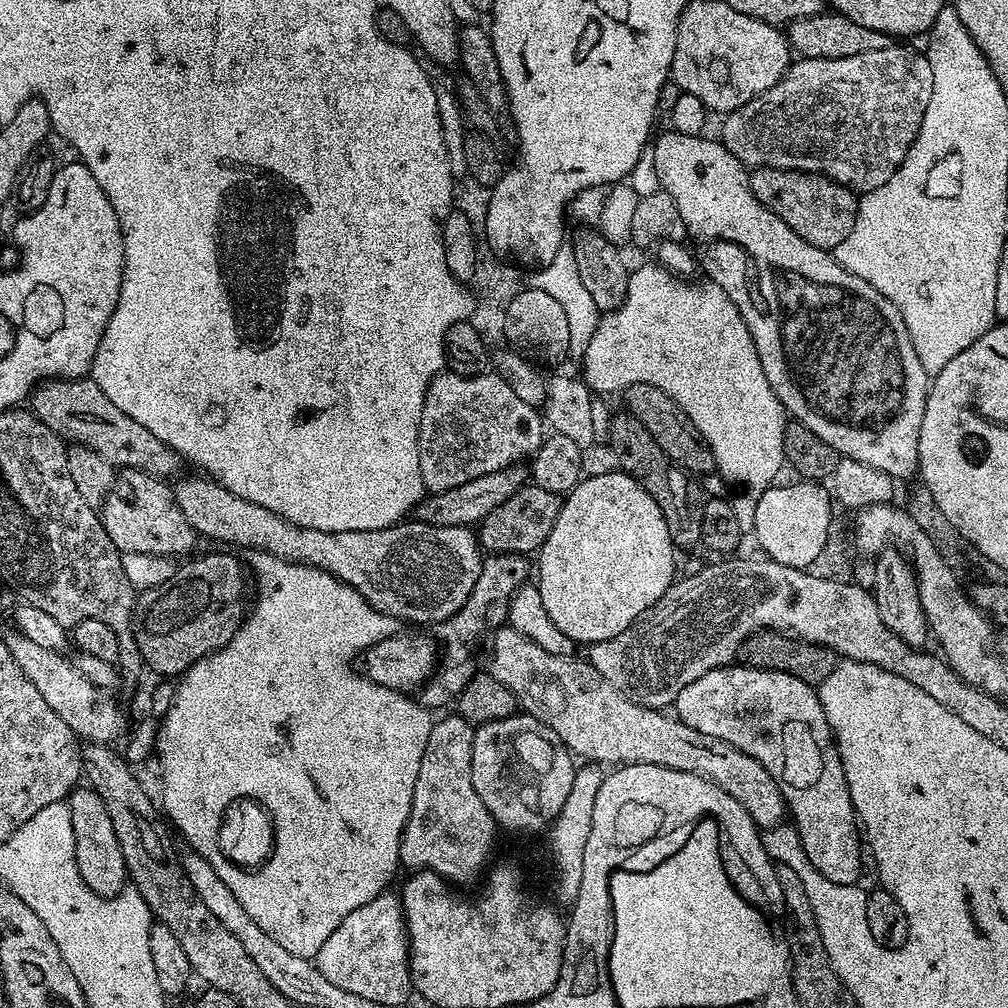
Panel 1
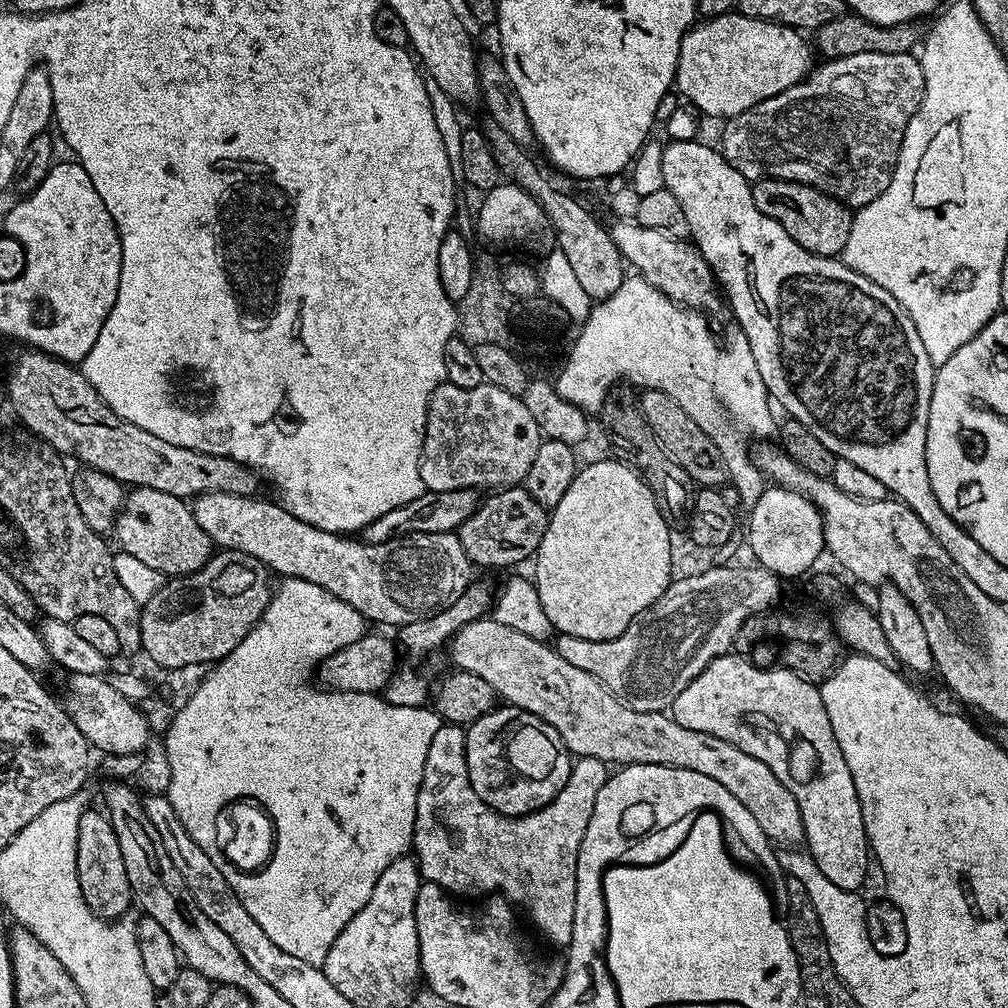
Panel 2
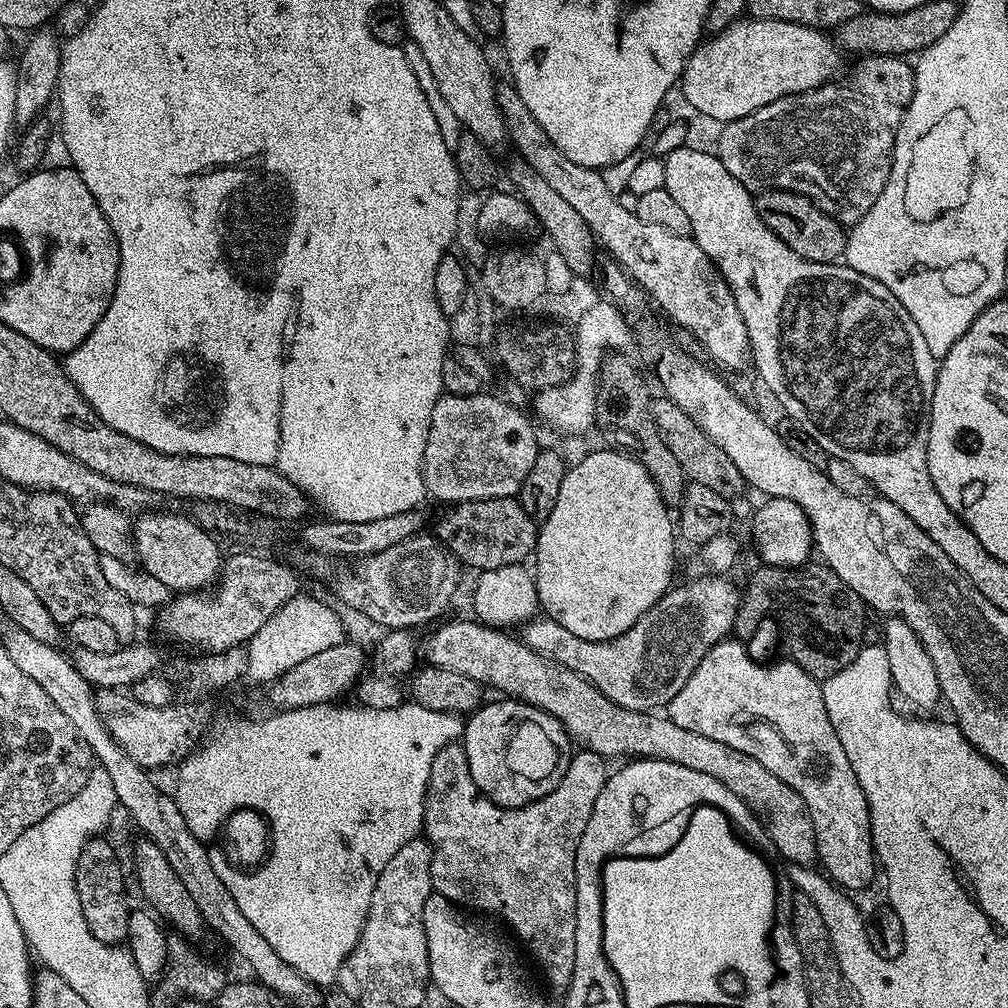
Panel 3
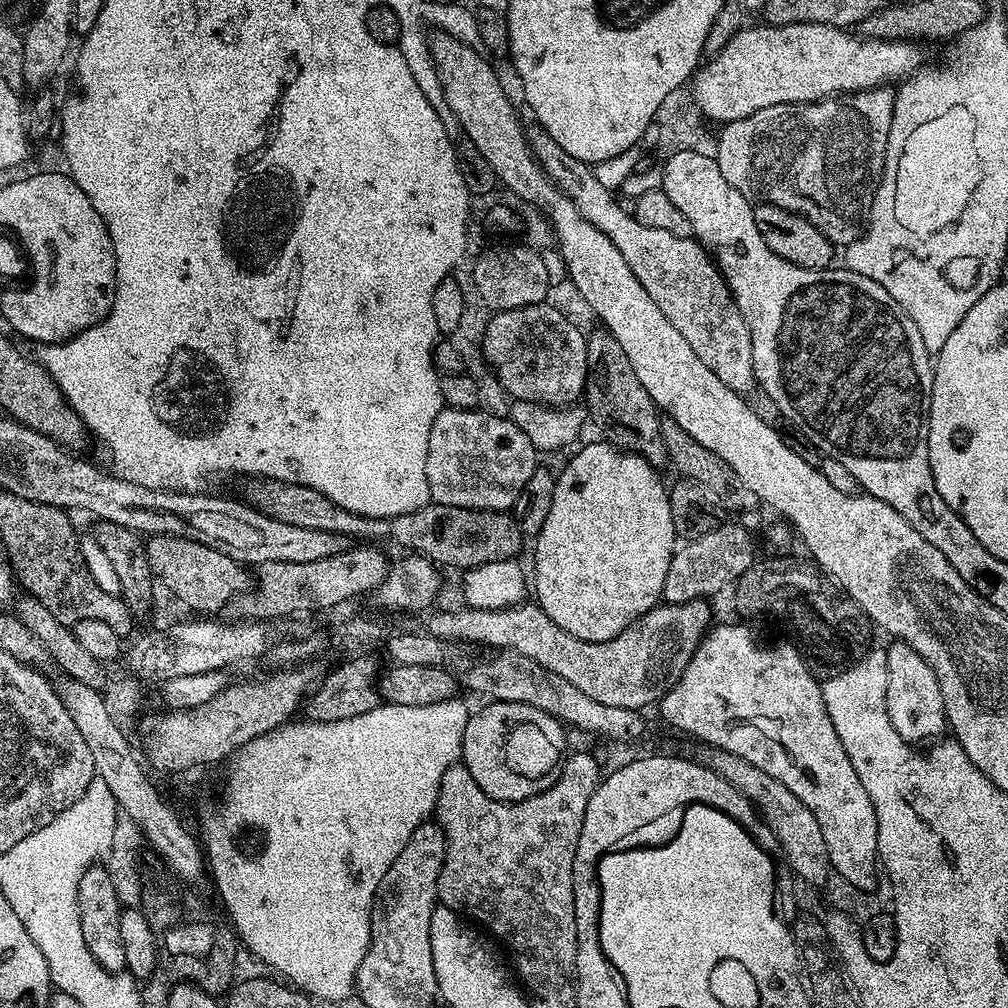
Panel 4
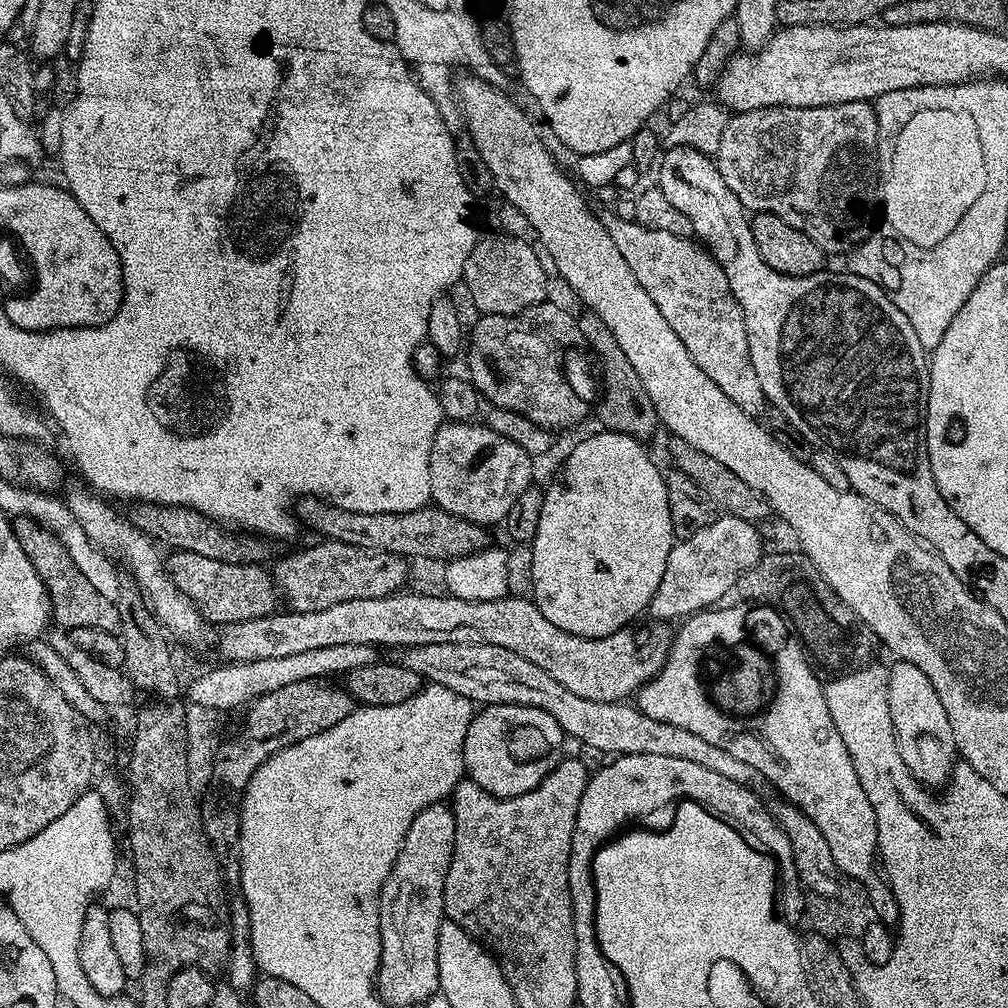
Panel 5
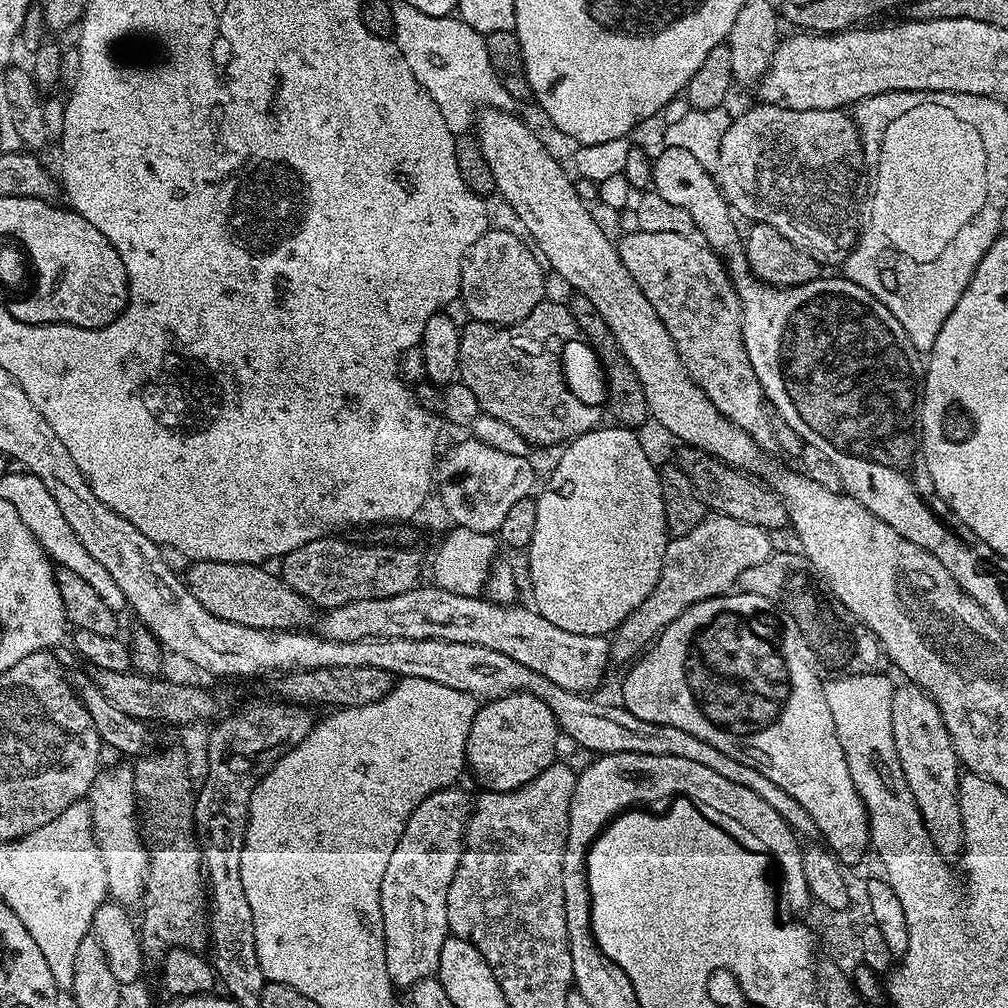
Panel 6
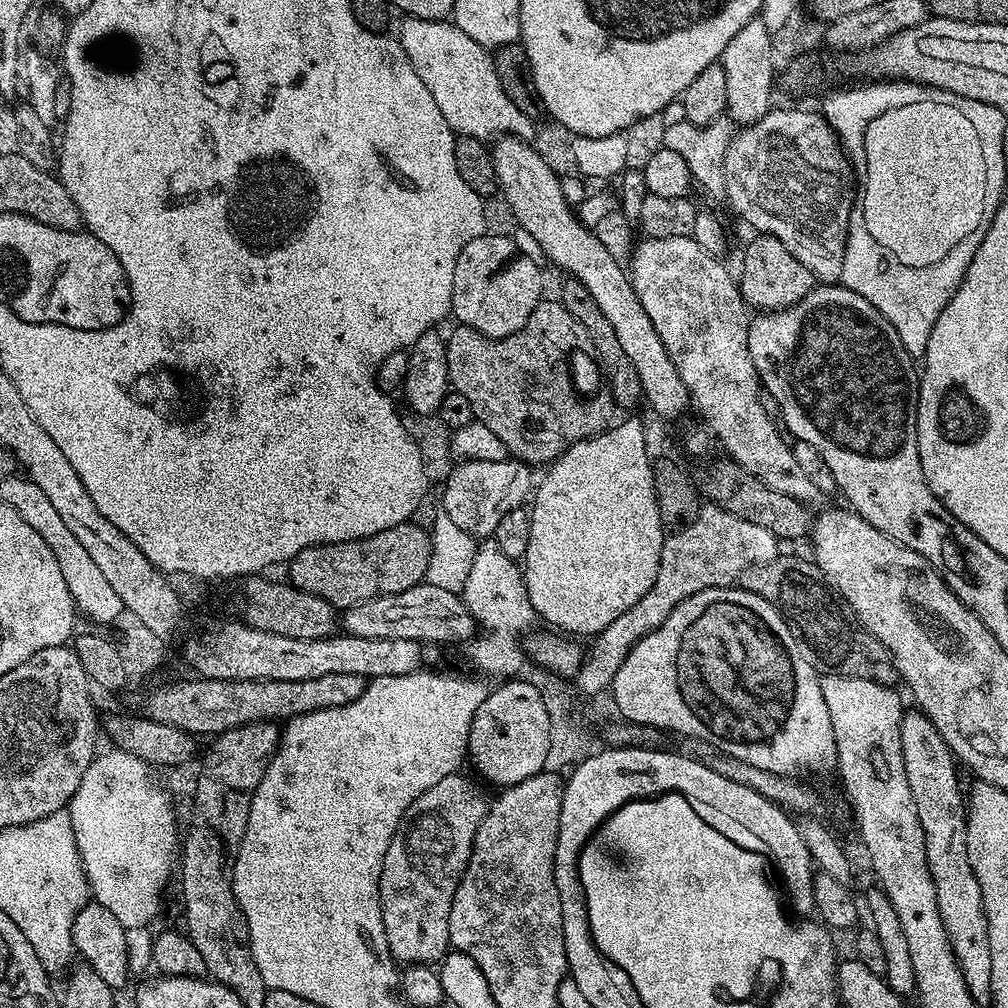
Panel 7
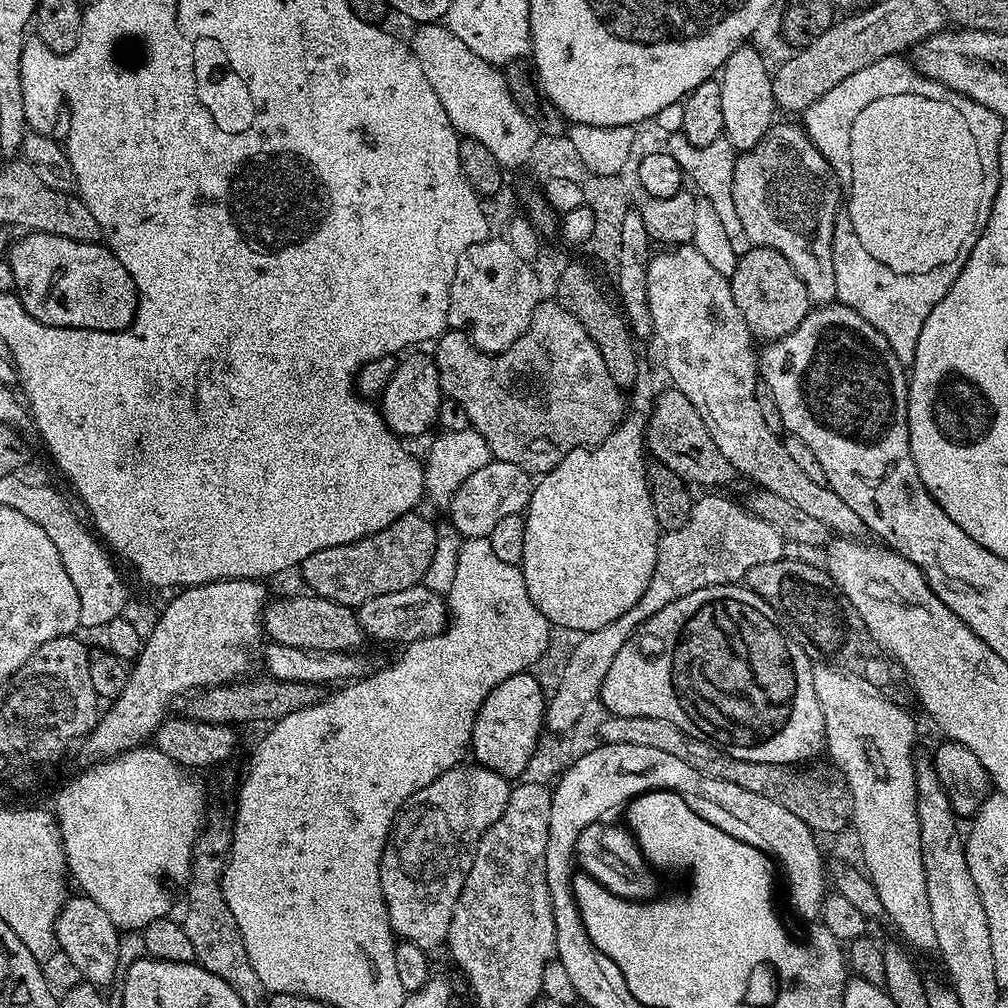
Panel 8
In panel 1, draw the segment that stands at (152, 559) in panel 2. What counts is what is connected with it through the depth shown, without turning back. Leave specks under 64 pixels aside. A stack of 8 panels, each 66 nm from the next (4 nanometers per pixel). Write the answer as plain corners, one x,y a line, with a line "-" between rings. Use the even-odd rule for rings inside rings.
121,468
115,473
113,486
105,497
98,515
110,542
123,554
150,554
177,558
187,557
198,541
198,533
178,510
175,491
159,476
151,476
133,468

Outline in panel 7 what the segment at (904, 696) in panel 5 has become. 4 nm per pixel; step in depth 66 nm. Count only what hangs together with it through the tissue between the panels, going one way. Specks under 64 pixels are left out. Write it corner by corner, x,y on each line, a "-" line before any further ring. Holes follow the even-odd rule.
919,710
911,711
905,711
900,718
900,741
908,795
914,802
916,817
924,831
926,862
930,870
930,878
934,882
934,894
938,902
938,914
942,918
942,926
946,930
952,952
956,955
958,966
962,970
962,980
966,982
972,1001
978,1006
984,1006
992,998
992,938
988,931
988,919
984,913
982,886
978,886
972,861
968,858
968,809
965,793
960,793
960,780
956,777
958,761
946,746
942,734
938,734
934,722
930,722
930,718

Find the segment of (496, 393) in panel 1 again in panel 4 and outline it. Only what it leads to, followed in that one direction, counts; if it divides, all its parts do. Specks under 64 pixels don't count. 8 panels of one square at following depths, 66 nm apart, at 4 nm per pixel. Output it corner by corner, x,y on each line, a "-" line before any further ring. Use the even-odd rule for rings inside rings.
447,406
434,418
430,426
430,442
426,450
426,482
430,486
432,500
437,504
477,508
491,512
508,512
515,505
522,486
530,479
530,474
538,467
536,448
522,434
508,416
496,416
483,412
480,408
449,408

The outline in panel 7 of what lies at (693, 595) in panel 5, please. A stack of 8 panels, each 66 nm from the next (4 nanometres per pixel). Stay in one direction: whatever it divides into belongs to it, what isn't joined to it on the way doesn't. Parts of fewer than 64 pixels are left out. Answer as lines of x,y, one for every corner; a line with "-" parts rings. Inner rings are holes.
705,503
700,509
698,518
694,518
694,522
690,526
686,526
681,532
671,533
665,539
662,546
662,558
658,562
658,578
654,578
654,586
650,590
646,590
646,594
642,598
638,598
638,602
634,602
634,606
630,606
630,610
626,610
626,614
614,618
614,622
610,622
610,626
606,626
606,630
597,632
589,643
593,643
592,645
587,645
584,665
579,668
574,677
577,690
586,698
607,693
611,689
614,674
618,674
622,662
626,662
626,654
630,654
632,647
643,636
650,634
658,626
662,626
662,622
666,622
666,618
670,618
670,610
674,610
674,606
678,606
678,602
707,588
727,588
735,585
740,579
742,570
776,559
776,543
777,538
774,534
770,534
770,530
762,530
762,526
754,526
754,522
746,522
746,518
738,518
734,514
722,510
716,504

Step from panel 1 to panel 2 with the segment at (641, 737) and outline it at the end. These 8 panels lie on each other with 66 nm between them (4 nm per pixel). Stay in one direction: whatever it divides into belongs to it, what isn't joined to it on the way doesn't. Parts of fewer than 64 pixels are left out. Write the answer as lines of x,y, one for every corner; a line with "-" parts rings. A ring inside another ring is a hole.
485,618
470,622
458,630
458,634
450,641
452,660
461,672
478,674
478,678
490,682
494,686
497,697
507,702
513,708
521,708
554,726
566,742
569,752
573,757
589,756
603,760
609,766
623,766
625,764
653,764
654,766
670,766
678,770
694,770
694,774
706,774
706,778
714,778
750,814
754,814
758,826
762,826
762,834
776,846
800,846
804,844
804,827
802,814
798,810
798,802
794,802
794,794
778,782
774,770
766,766
758,758
738,750
738,746
730,746
730,742
722,742
722,738
714,738
714,734
702,734
702,730
686,730
686,726
678,726
678,722
664,712
643,712
634,710
629,704
624,703
619,696
611,690
594,674
586,674
586,670
578,670
578,666
570,666
566,658
556,653
551,643
530,638
530,634
521,634
514,630
514,626
505,624
503,620

